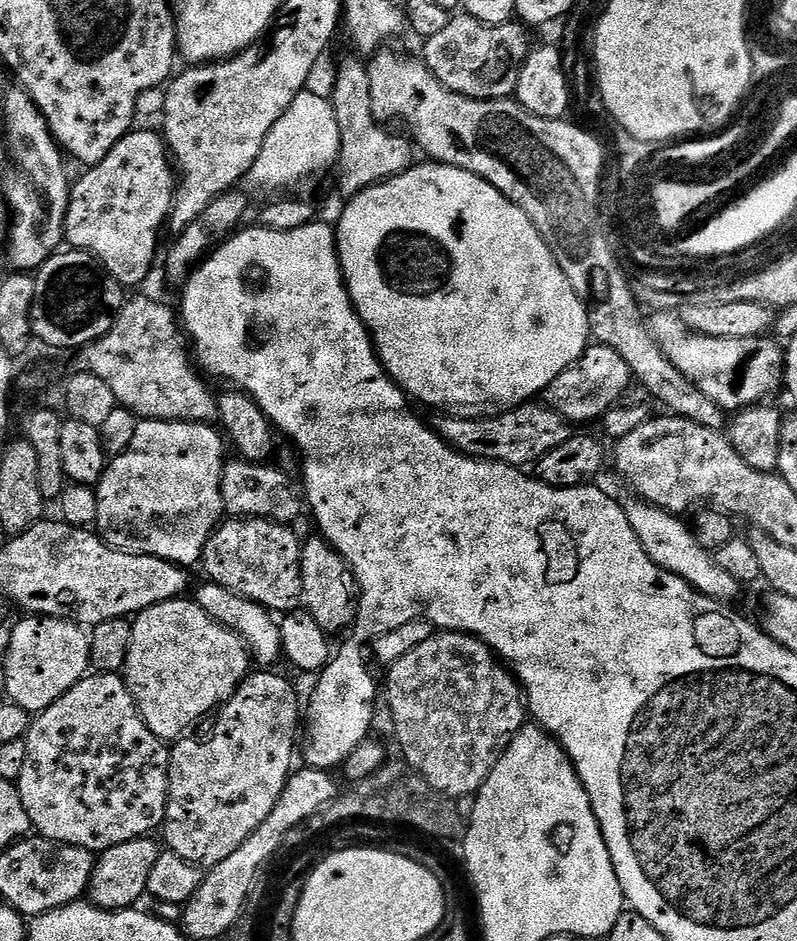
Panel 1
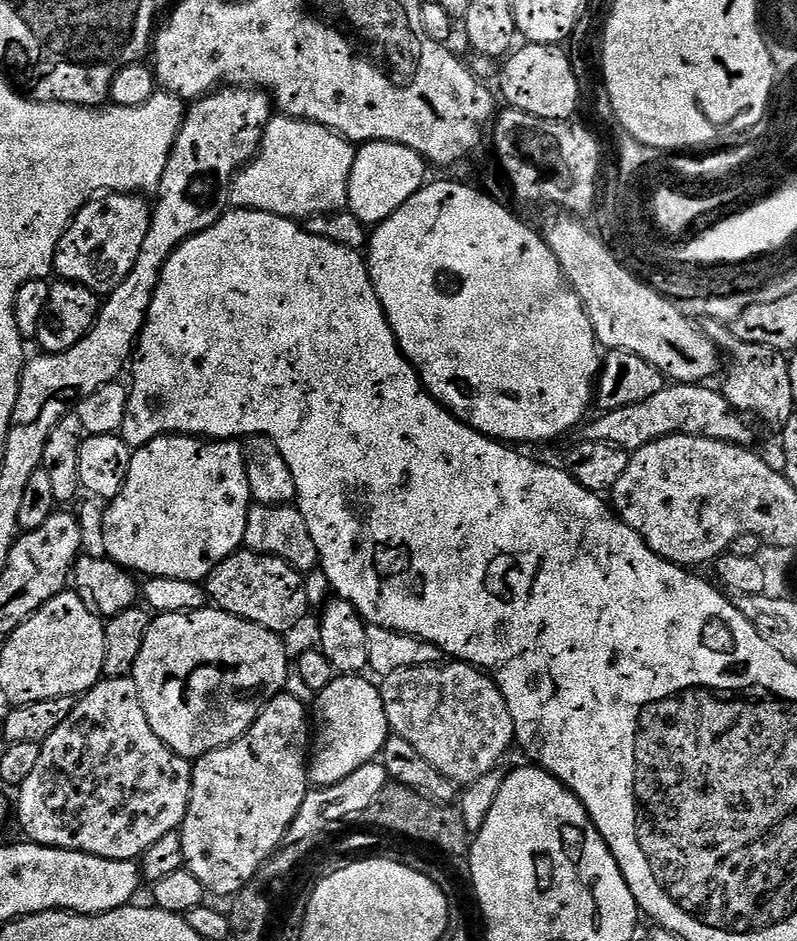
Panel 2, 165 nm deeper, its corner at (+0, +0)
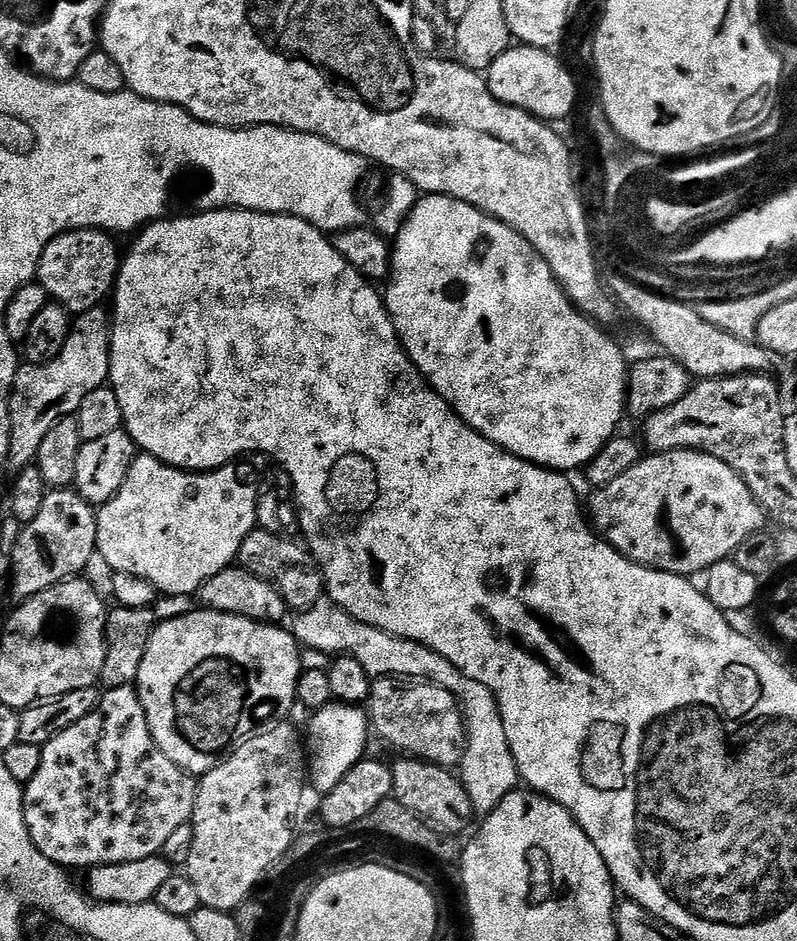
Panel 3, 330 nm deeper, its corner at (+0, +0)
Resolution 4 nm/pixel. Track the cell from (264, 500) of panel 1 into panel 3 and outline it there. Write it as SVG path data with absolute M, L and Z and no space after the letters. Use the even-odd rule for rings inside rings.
M254 530L242 542L239 563L243 567L259 574L262 579L270 580L276 585L276 589L284 595L285 605L289 609L303 610L311 608L321 599L325 591L324 573L316 562L315 556L307 547L295 544L292 540L286 540L283 535Z

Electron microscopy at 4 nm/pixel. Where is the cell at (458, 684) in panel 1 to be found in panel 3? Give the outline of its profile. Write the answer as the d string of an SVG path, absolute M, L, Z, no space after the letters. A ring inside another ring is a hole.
M376 678L372 680L370 699L366 704L371 727L388 744L401 748L401 753L413 758L427 760L430 764L441 766L459 765L462 760L462 749L466 744L466 729L462 709L452 693L437 684L411 678Z

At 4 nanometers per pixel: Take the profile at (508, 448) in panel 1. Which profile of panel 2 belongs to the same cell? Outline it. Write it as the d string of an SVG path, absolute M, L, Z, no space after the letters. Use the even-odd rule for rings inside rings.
M669 383L658 390L654 398L646 398L646 402L597 415L597 420L589 419L582 428L583 439L609 444L629 454L667 436L701 436L727 444L751 445L752 428L747 424L749 421L732 408L720 390L708 387L712 386Z

